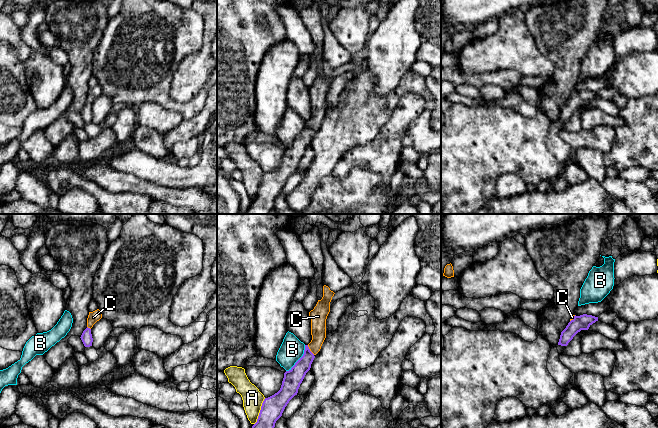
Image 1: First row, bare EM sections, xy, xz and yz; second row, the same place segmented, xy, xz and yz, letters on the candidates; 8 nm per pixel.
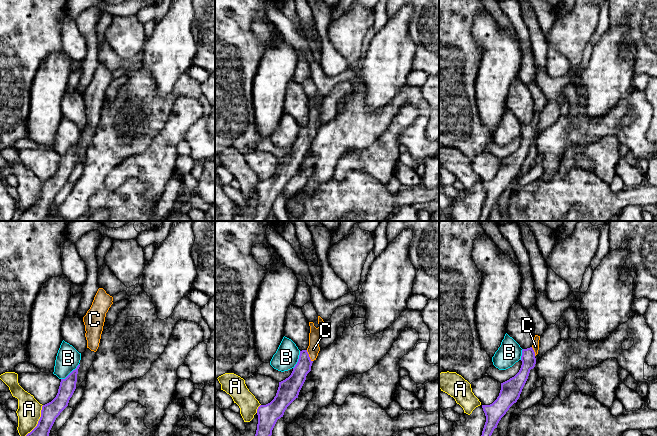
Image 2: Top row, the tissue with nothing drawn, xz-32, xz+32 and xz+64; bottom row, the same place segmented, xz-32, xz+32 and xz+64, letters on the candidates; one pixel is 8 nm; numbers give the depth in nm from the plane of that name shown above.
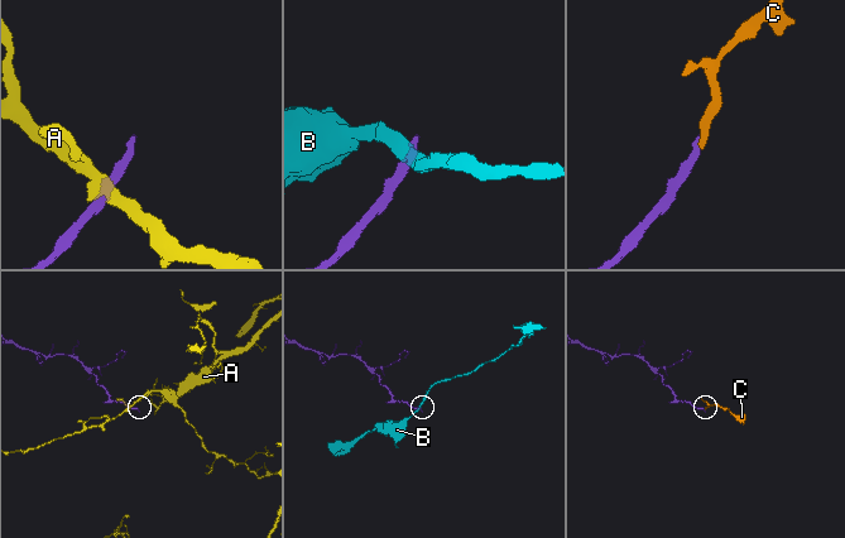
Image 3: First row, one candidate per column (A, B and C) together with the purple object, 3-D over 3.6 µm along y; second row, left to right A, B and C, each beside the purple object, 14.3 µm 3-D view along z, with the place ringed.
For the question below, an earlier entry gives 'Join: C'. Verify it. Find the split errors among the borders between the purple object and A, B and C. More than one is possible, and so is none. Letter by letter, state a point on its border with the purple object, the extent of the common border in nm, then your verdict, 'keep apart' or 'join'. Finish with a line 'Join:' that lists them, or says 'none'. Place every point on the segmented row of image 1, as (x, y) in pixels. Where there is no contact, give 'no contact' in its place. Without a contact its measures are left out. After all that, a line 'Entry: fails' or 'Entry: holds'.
A: xz (260, 411) | 240 nm | keep apart
B: xz (299, 359) | 260 nm | keep apart
C: xz (309, 350) | 100 nm | join
Join: C
Entry: holds

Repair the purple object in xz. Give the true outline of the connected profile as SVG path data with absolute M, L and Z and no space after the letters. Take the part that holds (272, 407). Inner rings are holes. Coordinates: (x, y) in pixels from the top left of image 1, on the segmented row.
M323 286L322 299L318 300L314 309L309 312L311 342L305 345L303 356L289 371L284 373L280 390L264 399L257 422L252 428L274 428L289 401L297 395L300 384L310 370L315 355L320 351L326 338L326 319L330 312L330 302L334 294L328 286Z

